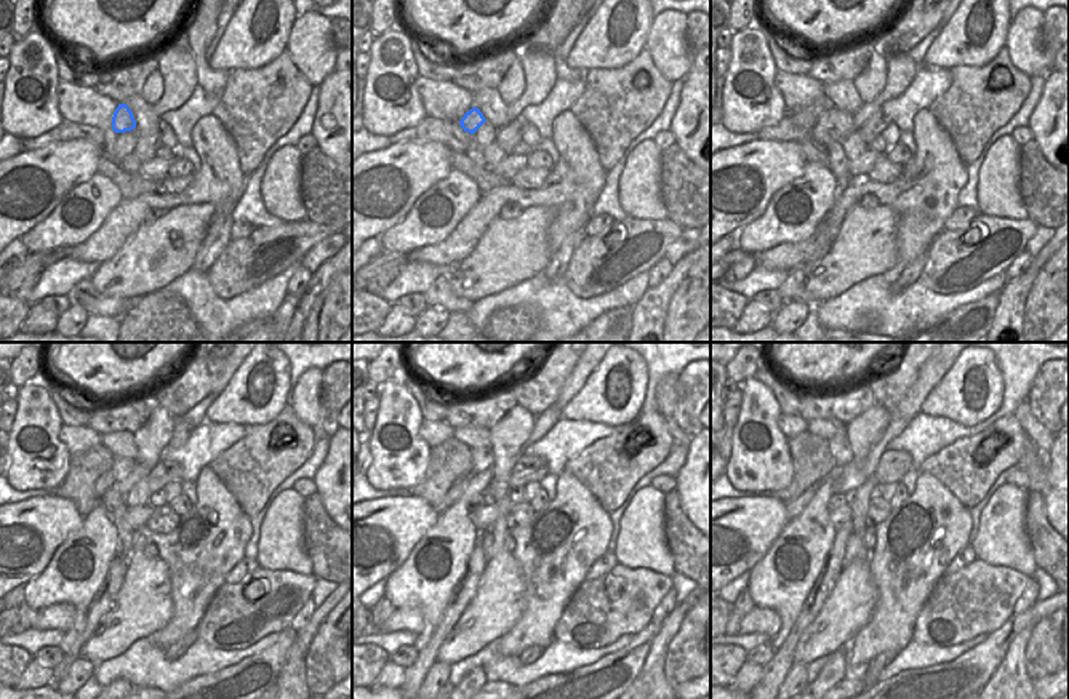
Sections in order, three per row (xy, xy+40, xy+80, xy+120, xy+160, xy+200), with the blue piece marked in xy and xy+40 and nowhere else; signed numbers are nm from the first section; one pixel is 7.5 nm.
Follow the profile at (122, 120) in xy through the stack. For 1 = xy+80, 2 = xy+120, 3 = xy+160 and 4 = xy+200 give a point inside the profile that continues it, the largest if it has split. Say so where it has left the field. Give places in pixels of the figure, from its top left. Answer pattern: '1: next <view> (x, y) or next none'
1: next xy+80 (826, 122)
2: next xy+120 (106, 480)
3: next xy+160 (458, 487)
4: next xy+200 (794, 507)

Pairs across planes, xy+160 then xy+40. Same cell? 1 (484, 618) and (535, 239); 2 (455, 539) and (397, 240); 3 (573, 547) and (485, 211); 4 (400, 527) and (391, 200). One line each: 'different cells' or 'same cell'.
1: same cell
2: same cell
3: same cell
4: same cell

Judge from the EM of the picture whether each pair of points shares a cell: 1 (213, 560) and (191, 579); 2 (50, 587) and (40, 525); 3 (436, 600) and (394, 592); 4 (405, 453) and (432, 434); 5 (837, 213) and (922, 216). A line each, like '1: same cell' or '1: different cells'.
1: same cell
2: different cells
3: same cell
4: different cells
5: same cell

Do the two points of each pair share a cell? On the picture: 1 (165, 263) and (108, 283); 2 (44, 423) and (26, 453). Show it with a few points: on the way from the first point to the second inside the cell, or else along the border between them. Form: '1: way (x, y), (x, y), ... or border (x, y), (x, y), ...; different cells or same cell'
1: way (151, 263), (122, 277); same cell
2: way (39, 434), (40, 451), (37, 453); same cell

